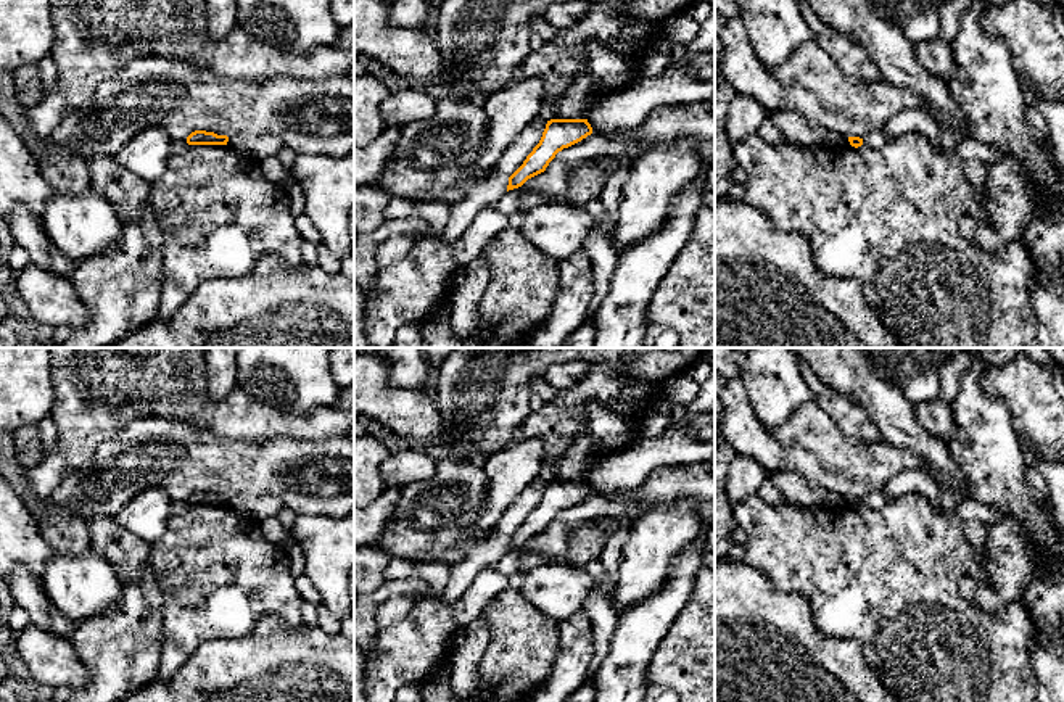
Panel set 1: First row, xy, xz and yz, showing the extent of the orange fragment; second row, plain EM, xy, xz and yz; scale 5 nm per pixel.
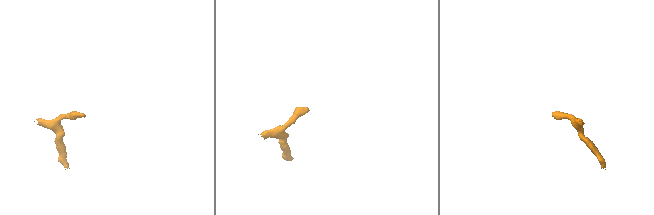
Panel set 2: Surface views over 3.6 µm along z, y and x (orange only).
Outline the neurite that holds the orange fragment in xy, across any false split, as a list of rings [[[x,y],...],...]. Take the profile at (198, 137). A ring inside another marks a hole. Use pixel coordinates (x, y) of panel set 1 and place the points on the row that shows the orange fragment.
[[[195,130],[187,137],[188,145],[227,145],[227,142],[227,135],[217,135],[206,130]]]

